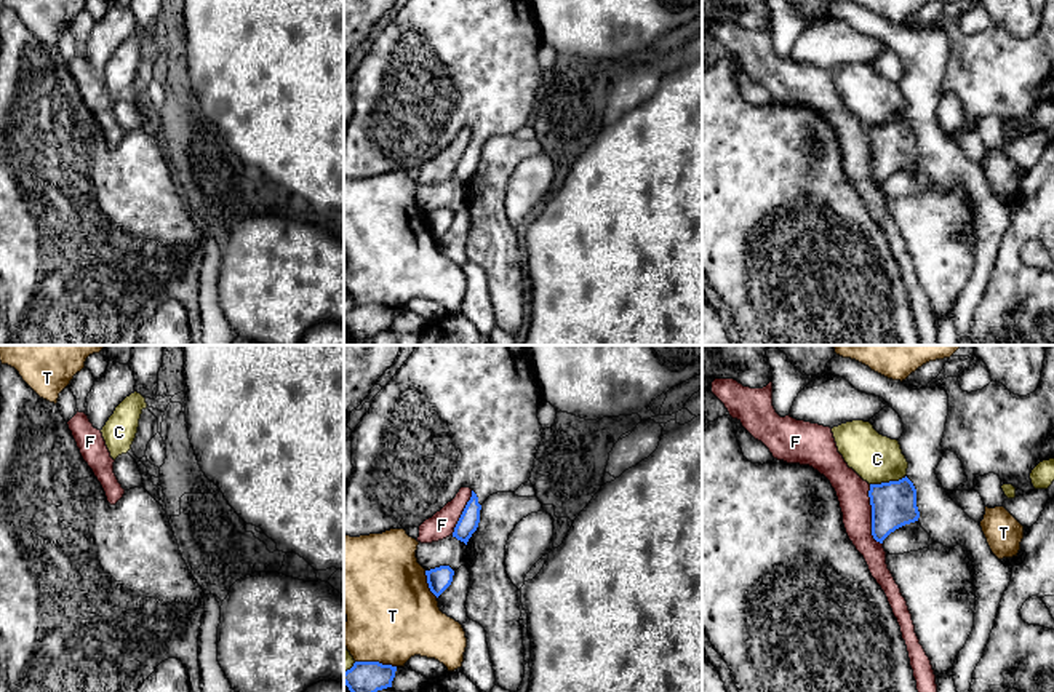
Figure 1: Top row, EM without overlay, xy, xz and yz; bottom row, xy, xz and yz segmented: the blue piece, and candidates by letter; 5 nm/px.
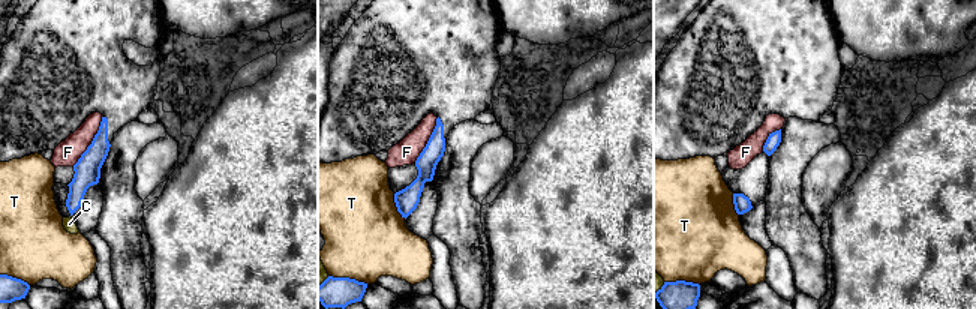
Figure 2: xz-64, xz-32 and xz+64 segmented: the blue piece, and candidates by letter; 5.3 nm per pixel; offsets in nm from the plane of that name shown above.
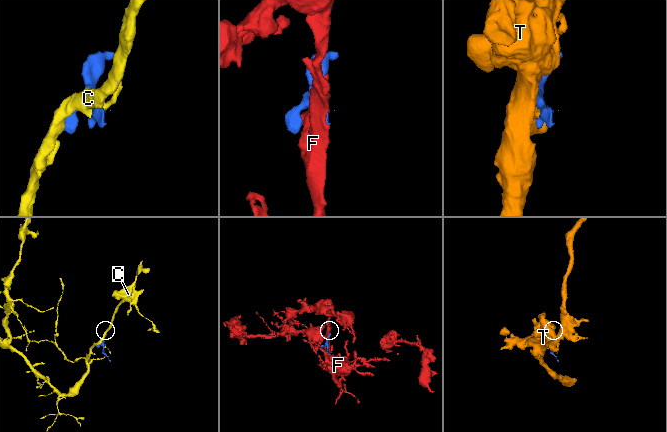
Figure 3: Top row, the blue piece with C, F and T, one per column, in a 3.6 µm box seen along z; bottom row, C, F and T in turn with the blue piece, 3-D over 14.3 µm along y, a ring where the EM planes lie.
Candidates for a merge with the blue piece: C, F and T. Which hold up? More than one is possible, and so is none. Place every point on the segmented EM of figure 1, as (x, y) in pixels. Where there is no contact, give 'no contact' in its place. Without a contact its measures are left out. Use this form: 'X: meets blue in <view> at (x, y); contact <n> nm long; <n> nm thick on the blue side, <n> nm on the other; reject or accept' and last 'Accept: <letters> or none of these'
C: meets blue in yz at (890, 481); contact 190 nm long; 220 nm thick on the blue side, 240 nm on the other; reject
F: meets blue in yz at (872, 515); contact 320 nm long; 220 nm thick on the blue side, 160 nm on the other; reject
T: meets blue in xz at (376, 662); contact 220 nm long; 160 nm thick on the blue side, 460 nm on the other; reject
Accept: none of these

